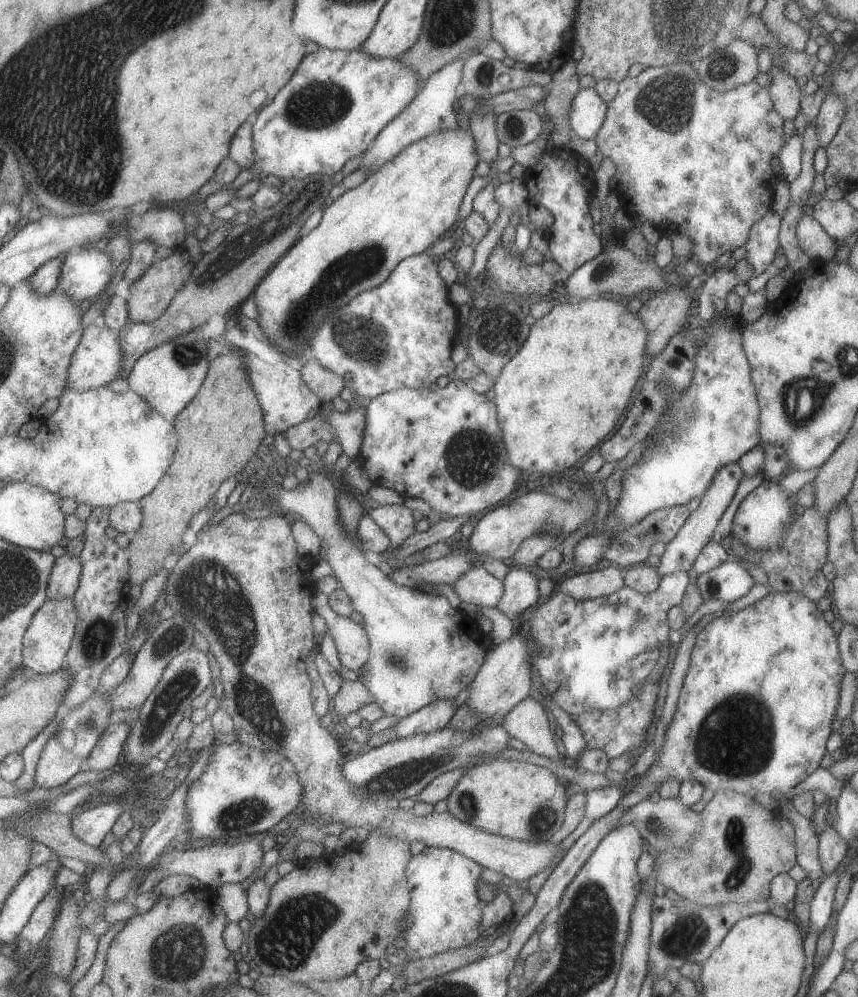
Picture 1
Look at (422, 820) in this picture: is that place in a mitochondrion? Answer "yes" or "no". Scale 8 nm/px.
no

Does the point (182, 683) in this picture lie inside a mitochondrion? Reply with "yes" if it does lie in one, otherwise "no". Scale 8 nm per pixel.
yes

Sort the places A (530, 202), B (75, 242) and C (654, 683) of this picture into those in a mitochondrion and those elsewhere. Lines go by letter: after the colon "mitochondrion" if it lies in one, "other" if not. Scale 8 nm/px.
A: other
B: other
C: other

